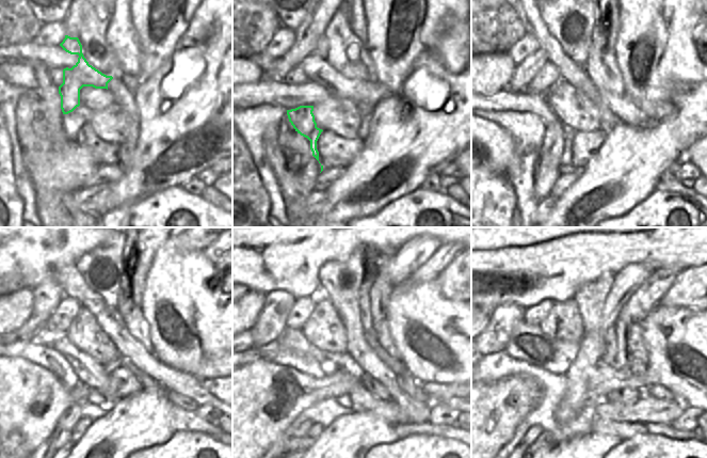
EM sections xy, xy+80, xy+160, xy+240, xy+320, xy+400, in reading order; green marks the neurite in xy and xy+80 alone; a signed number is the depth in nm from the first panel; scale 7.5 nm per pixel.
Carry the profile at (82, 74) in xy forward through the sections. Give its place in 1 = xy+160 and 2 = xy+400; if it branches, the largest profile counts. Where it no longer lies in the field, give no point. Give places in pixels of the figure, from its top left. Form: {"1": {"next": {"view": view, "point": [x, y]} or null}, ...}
{"1": {"next": {"view": "xy+160", "point": [552, 149]}}, "2": {"next": {"view": "xy+400", "point": [530, 437]}}}

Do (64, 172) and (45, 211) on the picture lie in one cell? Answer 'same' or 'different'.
same

